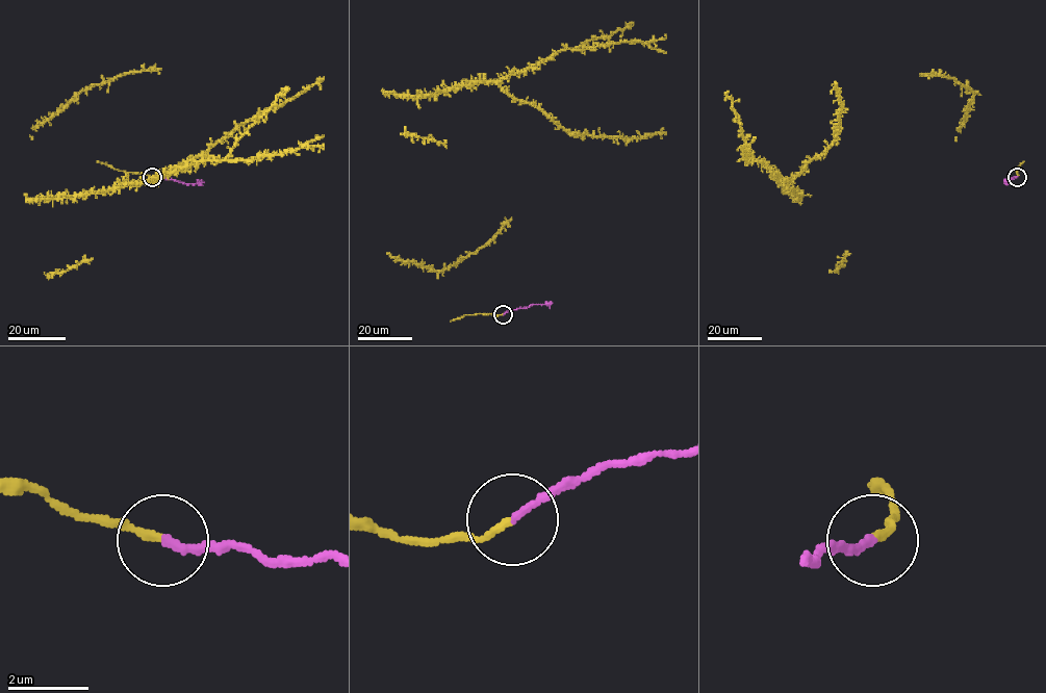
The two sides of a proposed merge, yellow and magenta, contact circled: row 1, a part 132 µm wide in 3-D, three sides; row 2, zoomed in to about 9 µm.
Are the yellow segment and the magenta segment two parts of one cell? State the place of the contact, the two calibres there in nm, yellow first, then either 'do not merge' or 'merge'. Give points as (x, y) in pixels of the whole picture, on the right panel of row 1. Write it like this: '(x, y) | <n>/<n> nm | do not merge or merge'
(1017, 177) | 170/190 nm | do not merge

